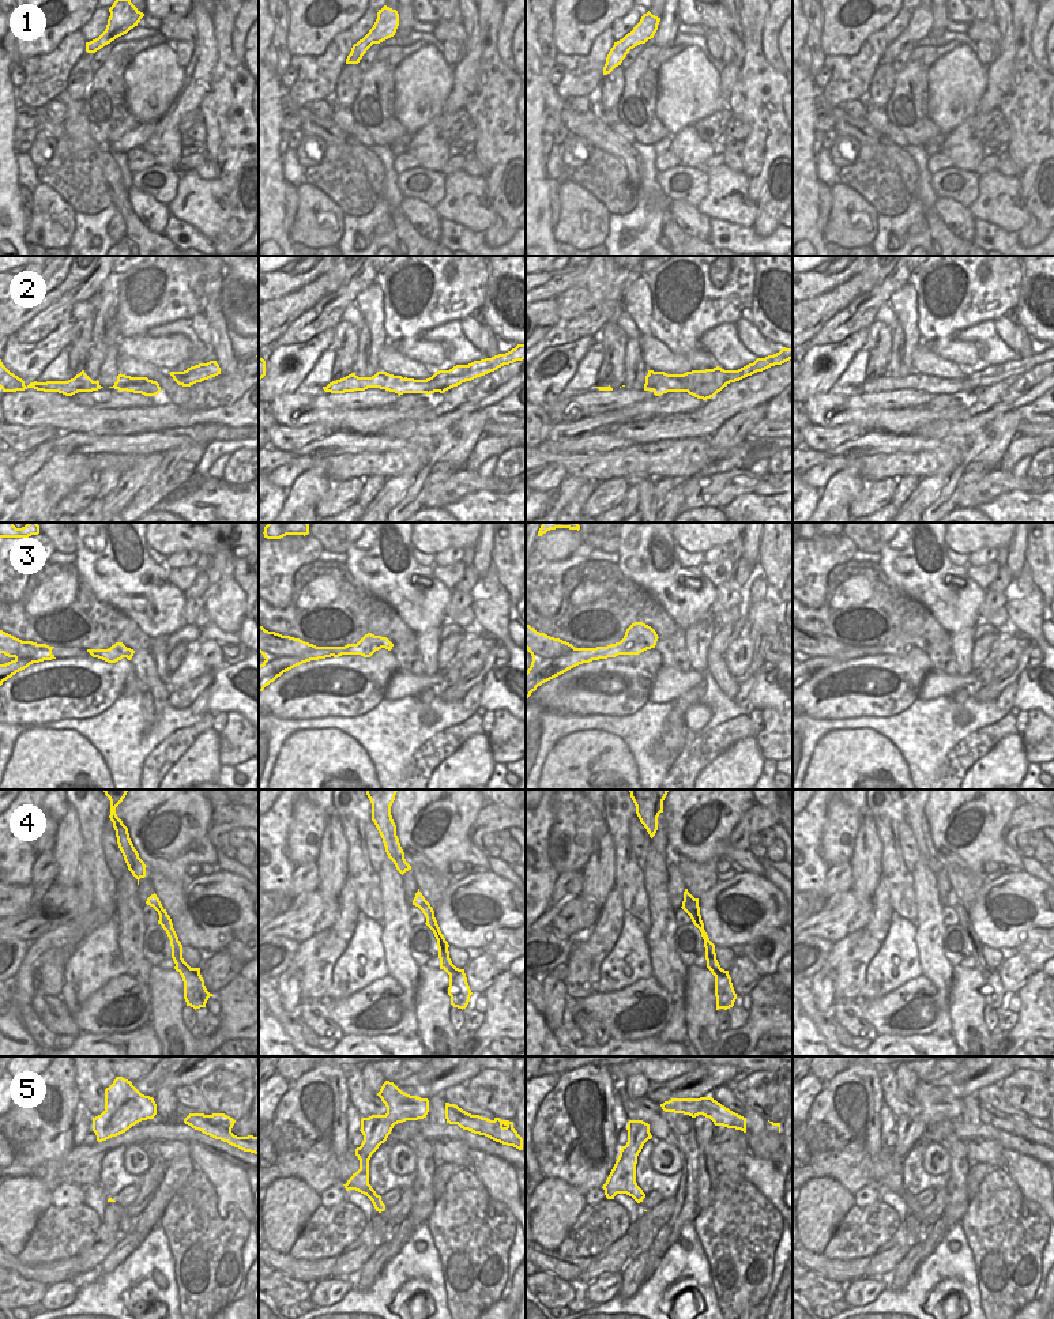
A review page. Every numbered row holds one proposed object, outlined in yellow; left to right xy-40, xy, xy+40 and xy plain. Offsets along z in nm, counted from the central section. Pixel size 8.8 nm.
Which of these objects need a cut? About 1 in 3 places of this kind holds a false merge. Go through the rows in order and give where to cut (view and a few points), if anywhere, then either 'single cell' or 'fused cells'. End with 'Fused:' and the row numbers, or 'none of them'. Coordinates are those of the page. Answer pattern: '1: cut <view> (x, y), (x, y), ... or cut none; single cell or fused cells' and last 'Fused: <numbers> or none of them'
1: cut none; single cell
2: cut xy+40 (647, 375), (651, 385), (666, 384), (674, 389), (687, 391); fused cells
3: cut xy+40 (576, 648), (560, 656), (533, 659); fused cells
4: cut xy (426, 901), (417, 905); fused cells
5: cut none; single cell
Fused: 2, 3, 4

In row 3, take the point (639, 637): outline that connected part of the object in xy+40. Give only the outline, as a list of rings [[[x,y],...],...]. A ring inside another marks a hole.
[[[635,622],[626,629],[620,642],[607,647],[576,648],[573,652],[554,659],[532,659],[530,668],[526,671],[526,698],[542,683],[579,664],[618,655],[639,655],[655,648],[658,638],[656,632],[651,626]]]

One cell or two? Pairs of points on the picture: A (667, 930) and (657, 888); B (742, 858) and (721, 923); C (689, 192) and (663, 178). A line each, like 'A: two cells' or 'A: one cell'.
A: one cell
B: two cells
C: one cell

